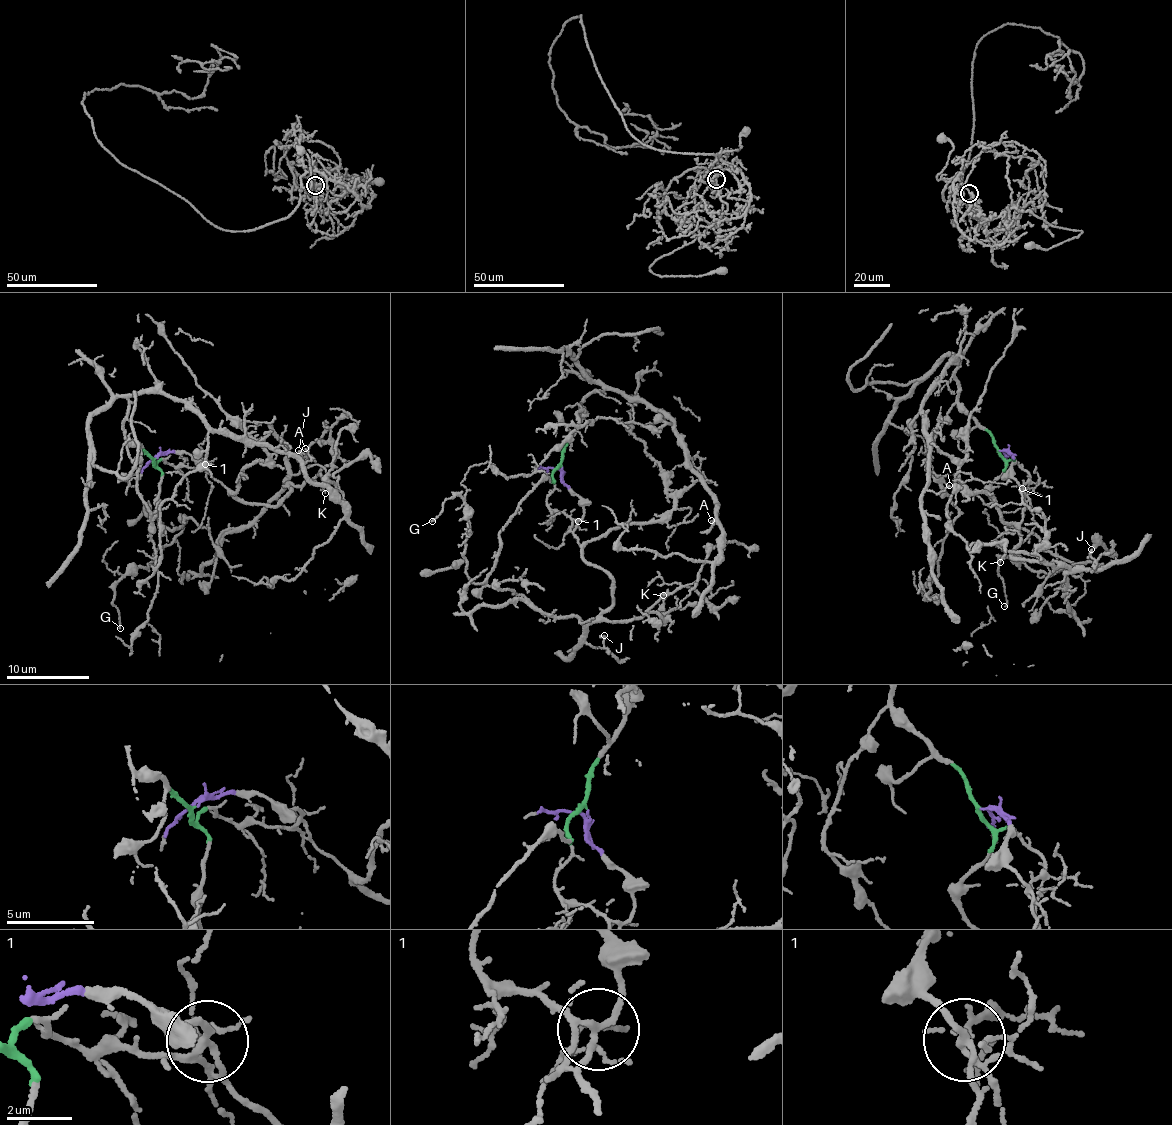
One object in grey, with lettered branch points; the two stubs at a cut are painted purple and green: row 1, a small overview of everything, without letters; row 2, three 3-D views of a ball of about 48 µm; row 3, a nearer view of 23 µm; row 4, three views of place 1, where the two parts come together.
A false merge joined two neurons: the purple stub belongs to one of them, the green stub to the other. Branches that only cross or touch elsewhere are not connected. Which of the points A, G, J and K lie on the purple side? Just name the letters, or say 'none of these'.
J, K

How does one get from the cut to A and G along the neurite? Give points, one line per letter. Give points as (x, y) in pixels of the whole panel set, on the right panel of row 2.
A: (998, 450), (960, 409), (954, 360), (933, 381), (922, 419), (929, 490), (950, 485)
G: (998, 450), (1004, 473), (990, 501), (999, 516), (1081, 573), (1049, 575), (1004, 555), (1005, 606)

